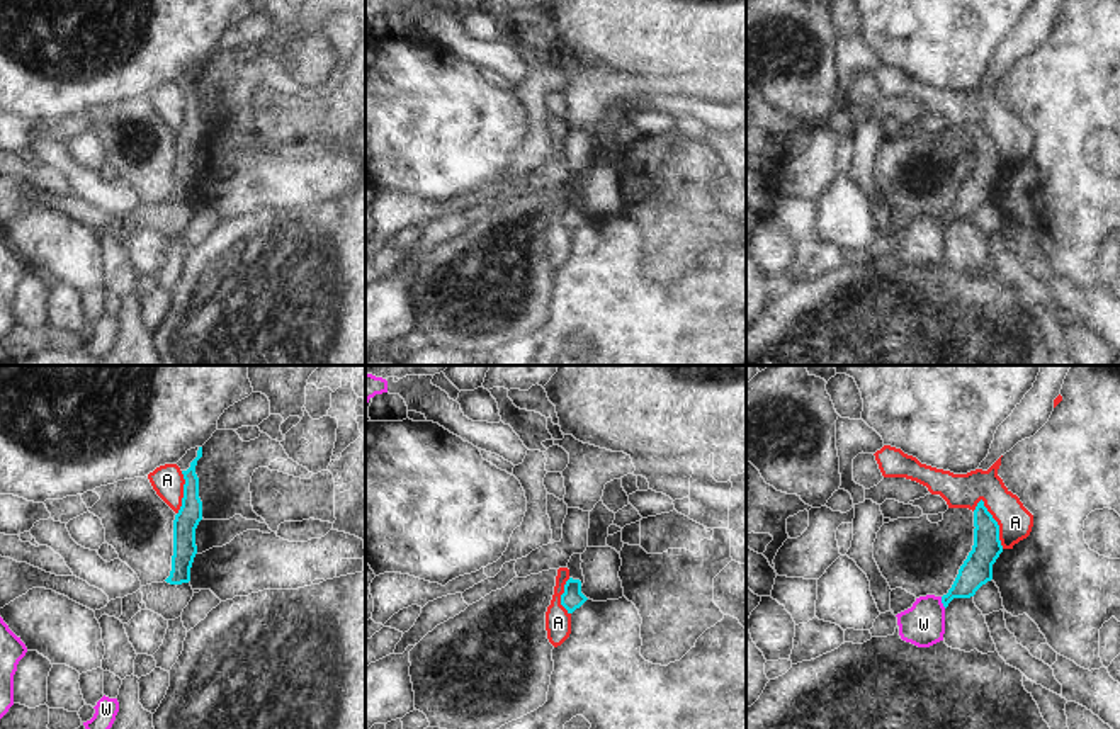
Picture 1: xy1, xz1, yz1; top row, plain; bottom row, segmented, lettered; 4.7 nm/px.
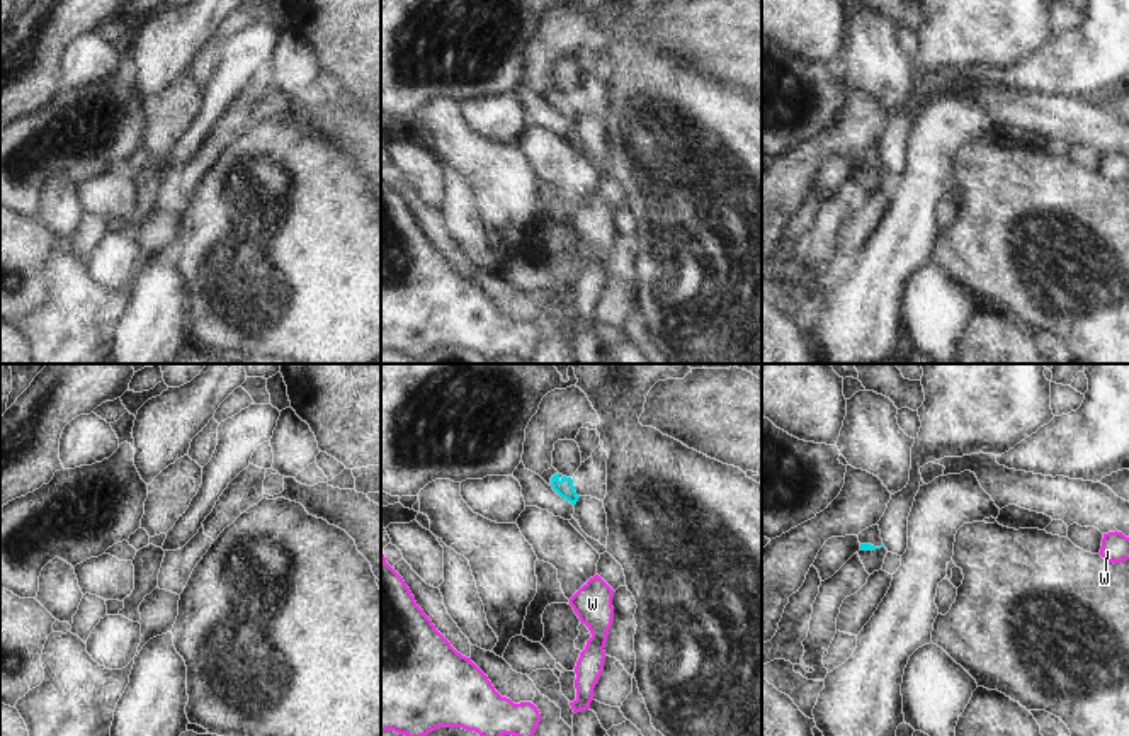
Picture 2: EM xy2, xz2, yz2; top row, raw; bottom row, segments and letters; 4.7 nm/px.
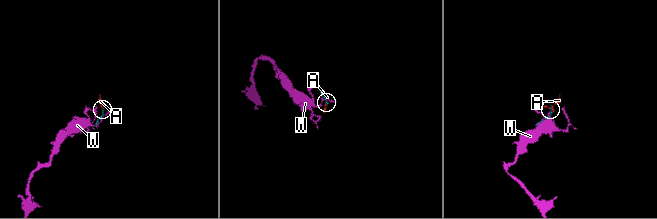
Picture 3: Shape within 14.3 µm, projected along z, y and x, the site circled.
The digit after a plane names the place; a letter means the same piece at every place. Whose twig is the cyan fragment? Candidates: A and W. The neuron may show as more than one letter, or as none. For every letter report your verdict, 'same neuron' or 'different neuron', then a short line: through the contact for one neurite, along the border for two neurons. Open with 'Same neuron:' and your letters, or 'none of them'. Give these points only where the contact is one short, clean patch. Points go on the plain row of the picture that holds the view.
Same neuron: none of them
A: different neuron | yz1 (981, 118), (998, 145), (998, 158), (1003, 167)
W: different neuron | yz1 (940, 216), (945, 226)

